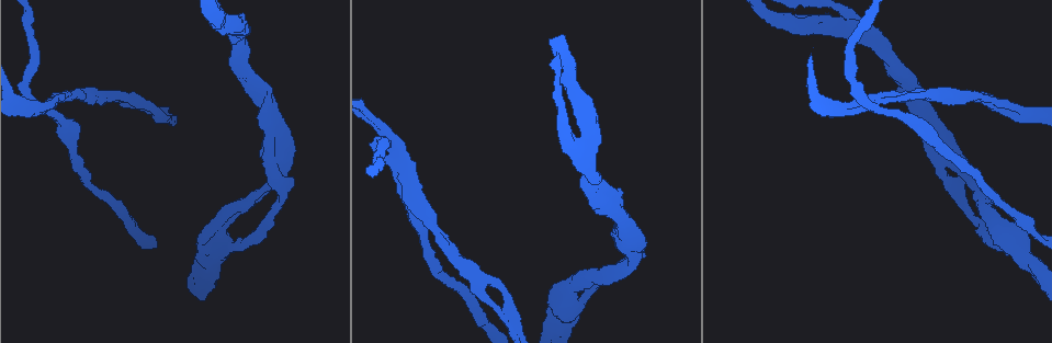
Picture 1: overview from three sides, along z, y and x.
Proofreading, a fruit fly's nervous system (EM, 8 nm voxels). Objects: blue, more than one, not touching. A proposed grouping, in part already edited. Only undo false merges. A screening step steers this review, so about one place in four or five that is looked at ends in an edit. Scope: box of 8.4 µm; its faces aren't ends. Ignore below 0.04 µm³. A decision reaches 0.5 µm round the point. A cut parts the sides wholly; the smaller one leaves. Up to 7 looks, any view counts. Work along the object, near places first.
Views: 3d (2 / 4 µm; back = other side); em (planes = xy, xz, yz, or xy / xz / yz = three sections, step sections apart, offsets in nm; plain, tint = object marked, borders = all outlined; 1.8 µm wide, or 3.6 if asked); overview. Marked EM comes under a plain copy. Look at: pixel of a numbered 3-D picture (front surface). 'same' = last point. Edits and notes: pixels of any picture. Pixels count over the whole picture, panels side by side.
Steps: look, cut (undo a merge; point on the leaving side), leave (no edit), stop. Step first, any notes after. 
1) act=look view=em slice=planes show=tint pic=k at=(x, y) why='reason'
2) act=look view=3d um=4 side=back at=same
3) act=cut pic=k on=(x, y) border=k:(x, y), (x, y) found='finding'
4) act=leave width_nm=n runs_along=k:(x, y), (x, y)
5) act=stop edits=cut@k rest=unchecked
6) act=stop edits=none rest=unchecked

act=look view=em slice=yz step=8 show=tint pic=1 at=(283, 163) why='two arms at a narrow angle'

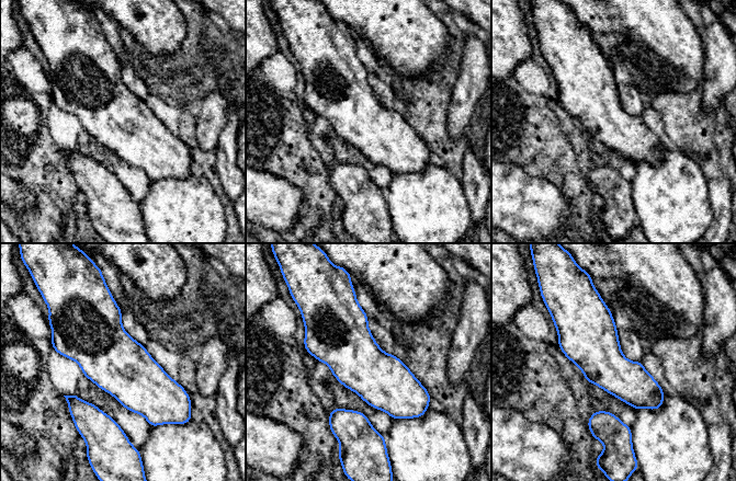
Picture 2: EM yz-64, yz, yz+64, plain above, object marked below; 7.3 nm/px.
act=look view=em slice=planes show=borders at=same

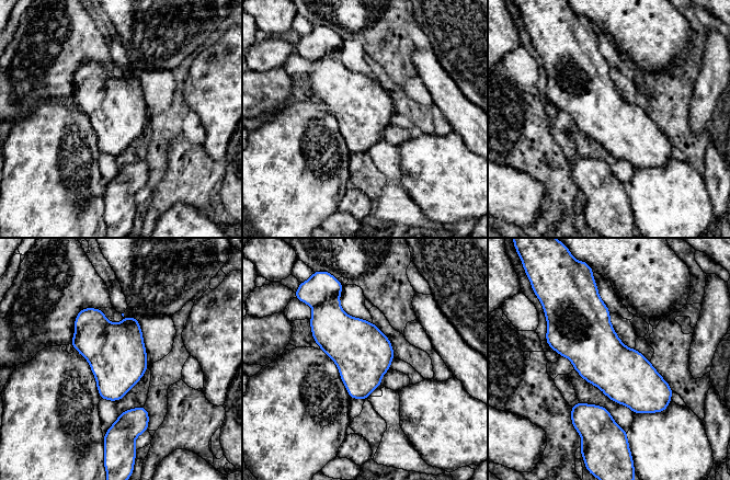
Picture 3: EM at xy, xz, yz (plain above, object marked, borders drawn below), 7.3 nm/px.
act=leave found='continuous, no second neuron'

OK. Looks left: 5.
act=look view=em um=3.6 slice=planes show=tint pic=1 at=(565, 306) why='thick turns thin'

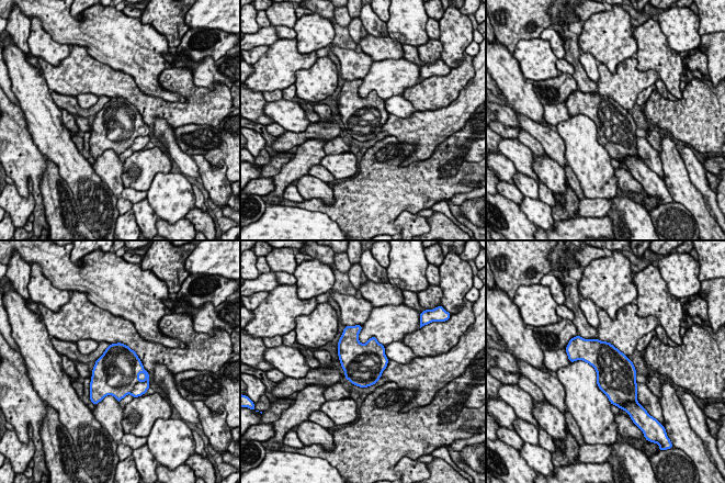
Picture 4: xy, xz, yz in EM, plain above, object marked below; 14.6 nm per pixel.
act=leave found='one neuron here'

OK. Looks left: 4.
act=look view=em slice=planes show=tint pic=1 at=(587, 148) why='side arm on a straight run'

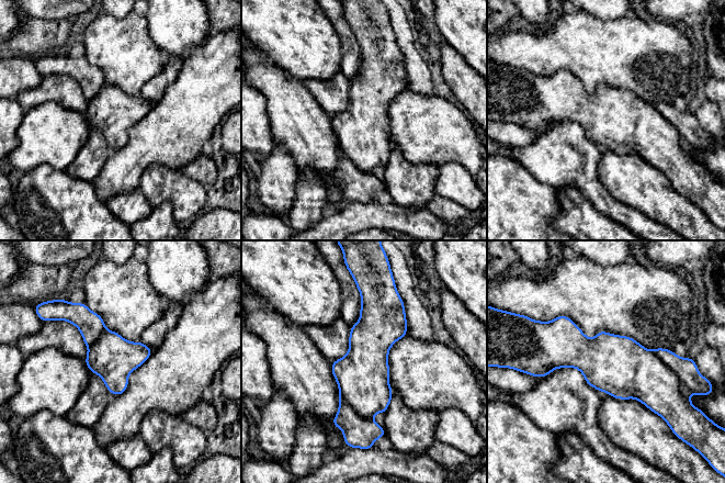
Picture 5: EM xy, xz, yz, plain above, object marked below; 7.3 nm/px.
act=leave runs_along=5:(370, 298), (359, 429) found='continuous, no second neuron'

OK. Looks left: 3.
act=stop edits=none rest=unchecked

